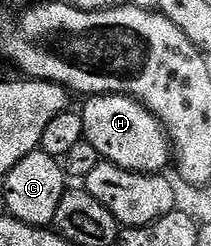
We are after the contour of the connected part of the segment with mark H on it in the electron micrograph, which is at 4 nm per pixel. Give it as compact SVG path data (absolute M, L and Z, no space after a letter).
M104 94L92 96L86 101L87 105L81 108L83 117L83 138L93 142L97 154L106 163L116 164L125 170L134 172L154 172L156 174L166 173L173 160L171 141L167 139L162 124L143 104L138 104L131 96L120 96L118 94Z

